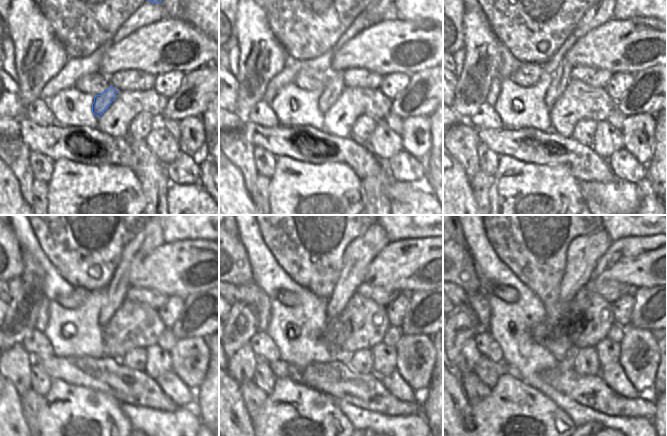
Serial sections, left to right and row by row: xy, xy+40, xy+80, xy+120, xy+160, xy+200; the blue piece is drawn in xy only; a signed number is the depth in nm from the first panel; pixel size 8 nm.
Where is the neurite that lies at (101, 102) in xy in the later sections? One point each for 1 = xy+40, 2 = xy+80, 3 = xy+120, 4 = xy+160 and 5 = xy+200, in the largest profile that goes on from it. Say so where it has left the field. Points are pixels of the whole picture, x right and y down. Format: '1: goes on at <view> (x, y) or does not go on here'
1: goes on at xy+40 (335, 83)
2: goes on at xy+80 (600, 11)
3: goes on at xy+120 (150, 237)
4: goes on at xy+160 (359, 253)
5: goes on at xy+200 (583, 252)

